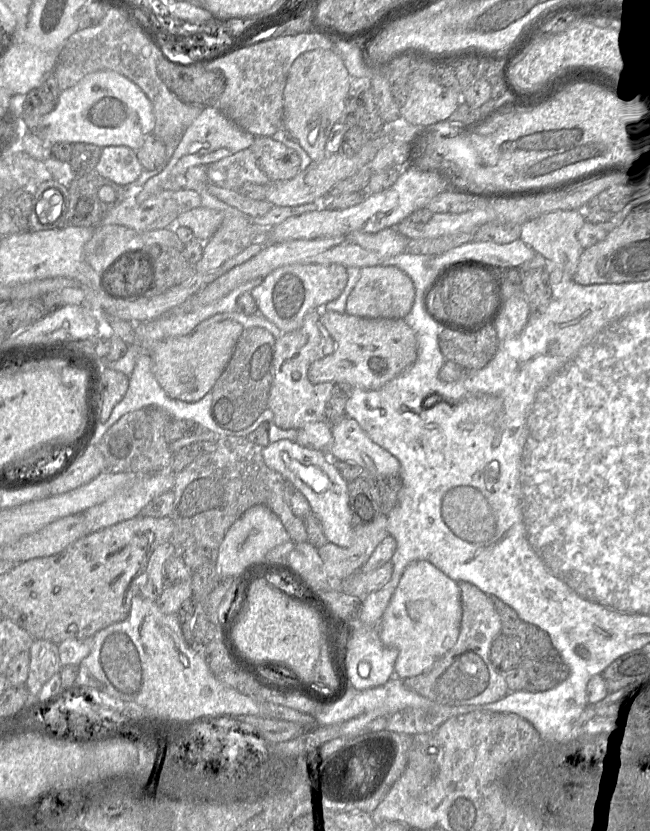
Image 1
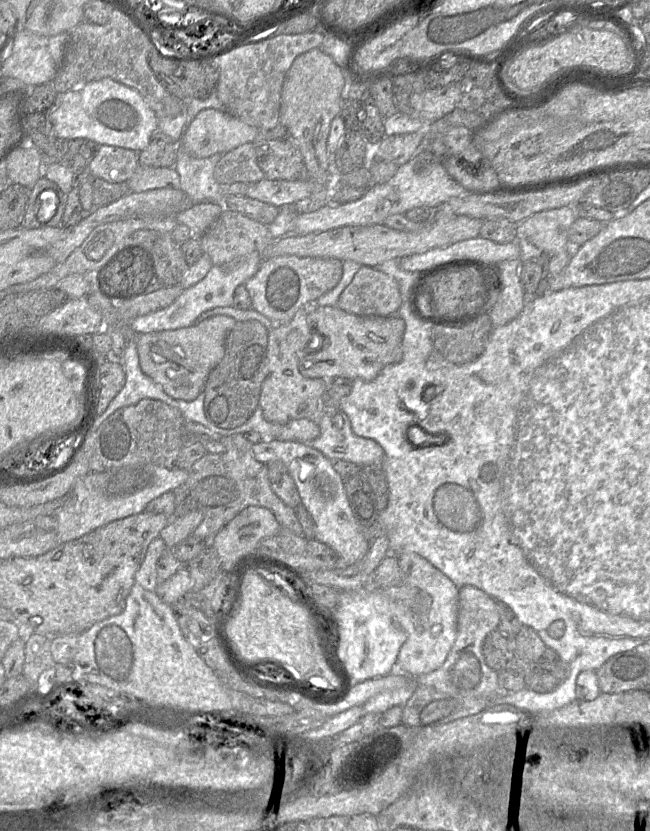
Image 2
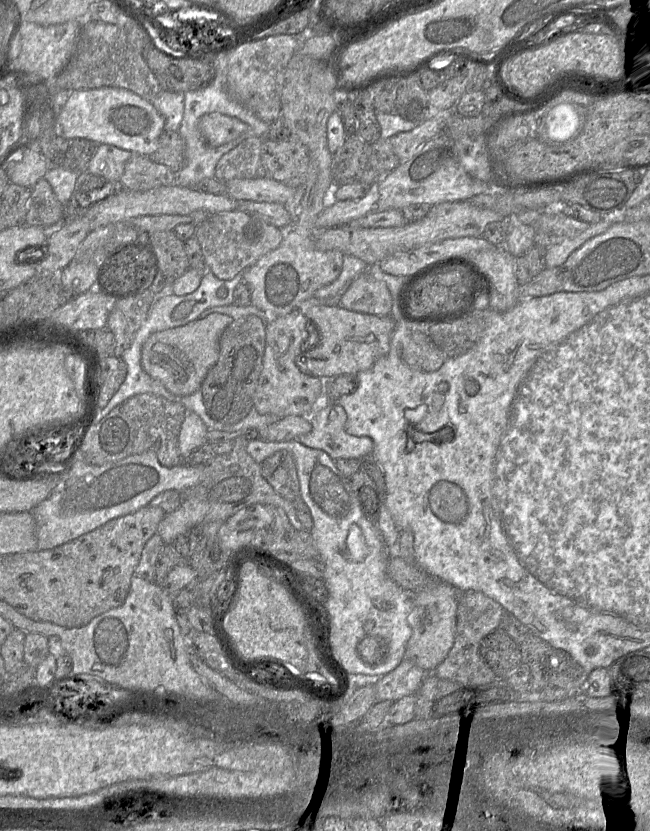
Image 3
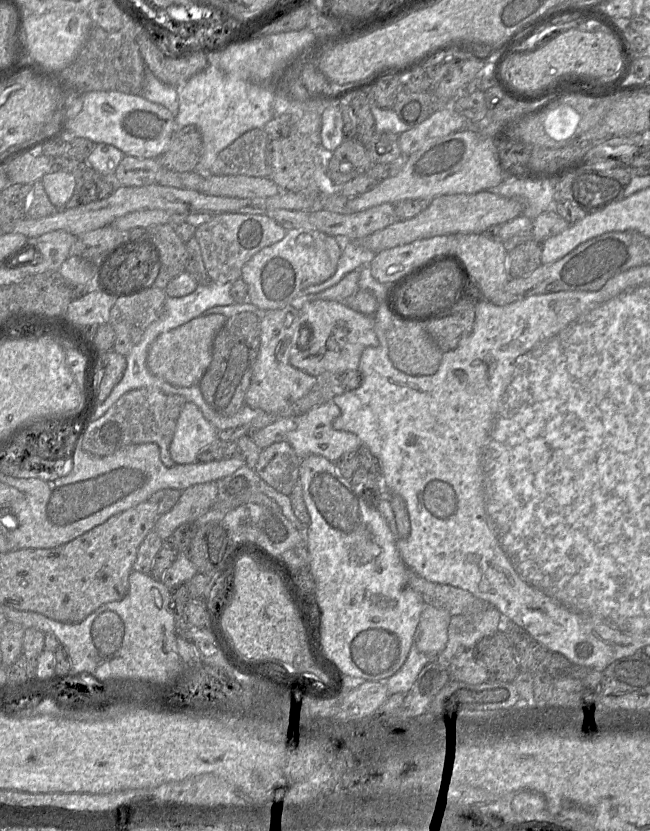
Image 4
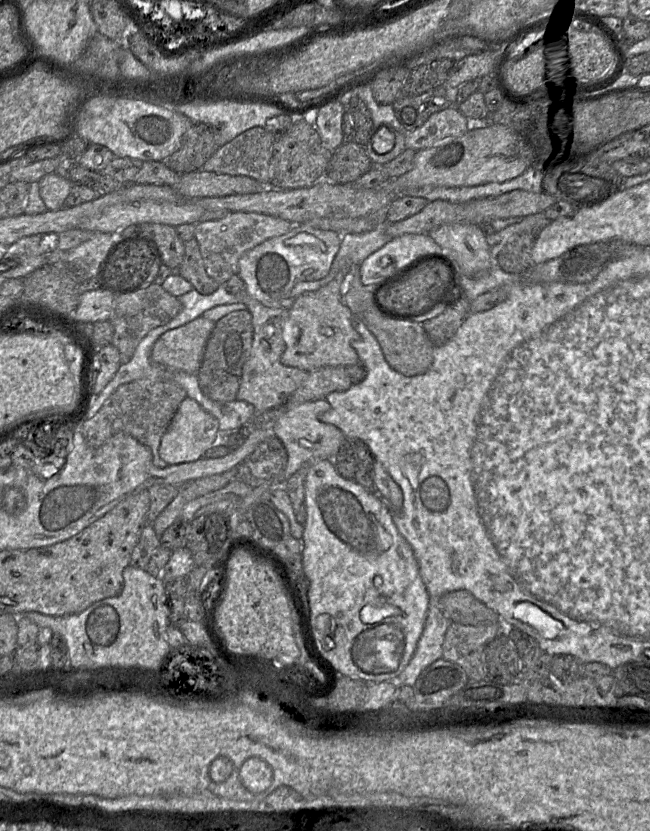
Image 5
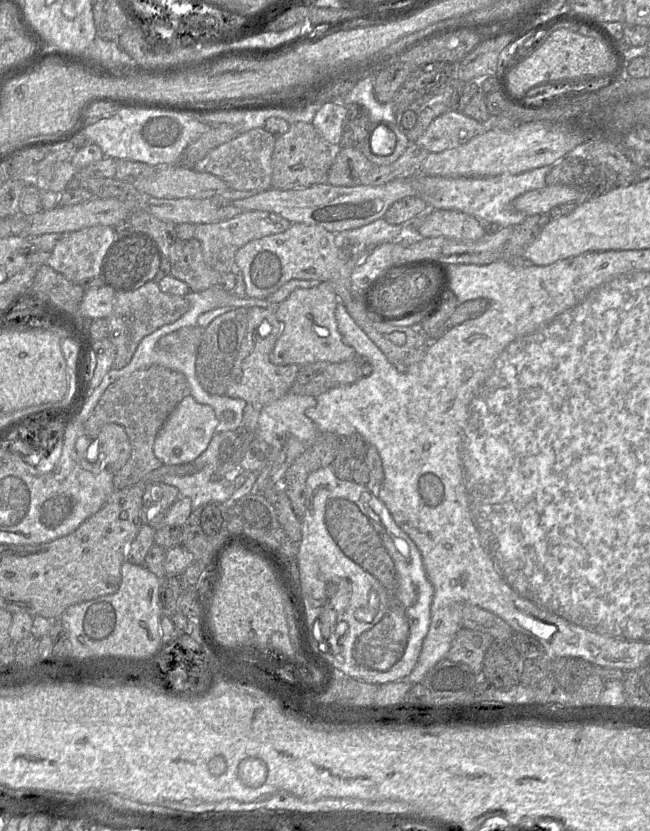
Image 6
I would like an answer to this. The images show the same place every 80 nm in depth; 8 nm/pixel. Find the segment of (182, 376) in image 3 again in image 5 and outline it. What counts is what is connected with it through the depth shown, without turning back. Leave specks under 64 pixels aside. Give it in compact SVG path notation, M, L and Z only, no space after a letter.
M200 316L165 332L152 347L152 361L167 368L197 375L215 323Z

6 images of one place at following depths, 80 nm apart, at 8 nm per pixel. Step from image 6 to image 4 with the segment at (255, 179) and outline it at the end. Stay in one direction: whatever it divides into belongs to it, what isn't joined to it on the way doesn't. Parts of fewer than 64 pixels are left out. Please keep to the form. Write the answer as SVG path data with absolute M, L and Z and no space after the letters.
M263 129L247 131L218 154L210 174L270 178L267 164L269 142Z

